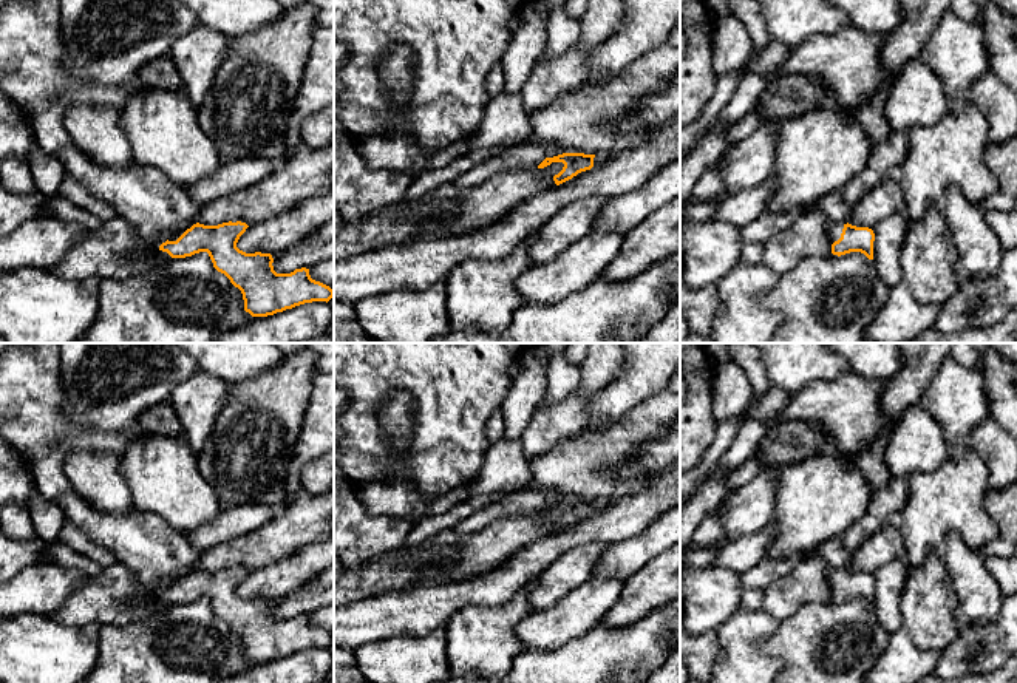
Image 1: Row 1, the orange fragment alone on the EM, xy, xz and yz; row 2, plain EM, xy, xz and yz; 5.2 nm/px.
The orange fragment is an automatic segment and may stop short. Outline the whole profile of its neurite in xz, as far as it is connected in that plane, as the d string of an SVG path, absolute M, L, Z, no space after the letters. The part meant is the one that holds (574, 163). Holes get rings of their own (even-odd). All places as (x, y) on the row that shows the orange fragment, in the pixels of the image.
M547 145L546 159L541 162L526 158L519 148L504 148L495 156L481 161L468 172L459 175L453 184L462 190L481 185L499 173L536 167L544 168L552 162L563 162L563 170L553 176L555 184L560 185L578 173L590 170L594 167L594 158L595 155L564 153L558 147Z

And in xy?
M76 144L63 148L57 159L68 175L127 219L144 243L158 246L172 258L207 252L213 267L241 291L244 311L252 317L274 315L312 301L328 303L334 297L334 291L312 280L306 267L277 274L270 253L240 250L236 243L249 227L246 223L199 224L201 204L156 167L102 167ZM181 227L187 230L176 241L162 241Z

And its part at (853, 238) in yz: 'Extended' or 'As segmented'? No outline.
Extended

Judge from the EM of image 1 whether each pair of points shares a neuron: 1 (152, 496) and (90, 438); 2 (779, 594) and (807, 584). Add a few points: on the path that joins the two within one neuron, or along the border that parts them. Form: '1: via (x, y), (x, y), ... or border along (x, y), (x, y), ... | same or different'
1: border along (141, 433), (116, 459) | different
2: via (785, 594), (801, 584) | same

